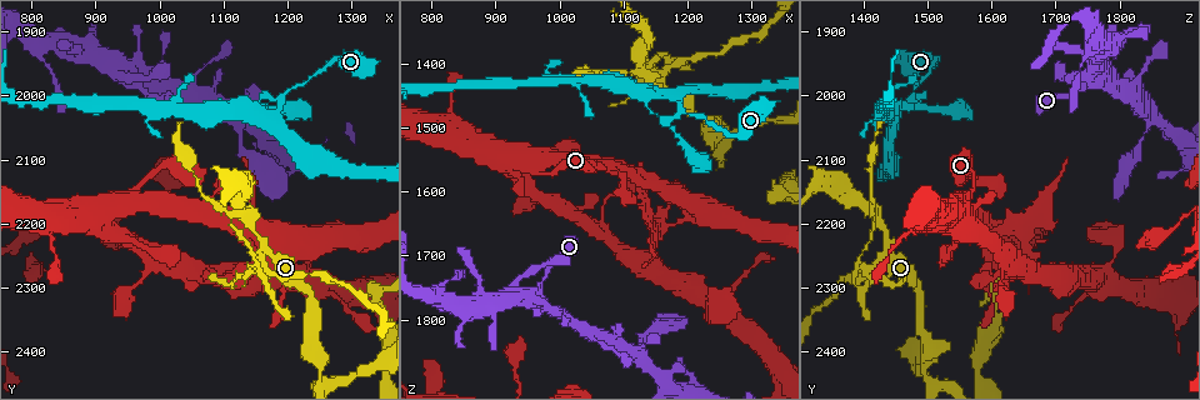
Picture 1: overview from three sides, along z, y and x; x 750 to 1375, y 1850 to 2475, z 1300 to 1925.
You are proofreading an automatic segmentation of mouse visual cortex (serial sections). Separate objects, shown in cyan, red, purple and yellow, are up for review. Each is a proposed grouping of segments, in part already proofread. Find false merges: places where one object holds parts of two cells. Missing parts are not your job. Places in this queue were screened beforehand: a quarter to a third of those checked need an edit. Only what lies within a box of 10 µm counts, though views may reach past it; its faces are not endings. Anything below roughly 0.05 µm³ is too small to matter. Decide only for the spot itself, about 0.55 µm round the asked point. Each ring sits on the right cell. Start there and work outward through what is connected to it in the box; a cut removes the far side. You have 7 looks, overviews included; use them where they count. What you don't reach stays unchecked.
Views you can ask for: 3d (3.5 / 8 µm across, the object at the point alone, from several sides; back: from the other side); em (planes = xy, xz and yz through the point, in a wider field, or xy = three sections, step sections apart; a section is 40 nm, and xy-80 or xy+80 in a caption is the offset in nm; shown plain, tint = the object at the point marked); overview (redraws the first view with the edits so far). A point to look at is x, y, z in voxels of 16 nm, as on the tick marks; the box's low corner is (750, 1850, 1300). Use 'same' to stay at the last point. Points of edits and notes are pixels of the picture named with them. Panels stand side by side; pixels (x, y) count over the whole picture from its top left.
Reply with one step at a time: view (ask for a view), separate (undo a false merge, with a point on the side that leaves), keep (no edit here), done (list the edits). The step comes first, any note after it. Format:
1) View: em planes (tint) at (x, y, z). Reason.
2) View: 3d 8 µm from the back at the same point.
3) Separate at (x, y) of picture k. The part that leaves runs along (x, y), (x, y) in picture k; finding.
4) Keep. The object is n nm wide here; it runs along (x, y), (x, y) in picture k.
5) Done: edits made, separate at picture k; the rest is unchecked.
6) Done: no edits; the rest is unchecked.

View: 3d 3.5 µm at (1060, 2015, 1430). Sudden change in width.

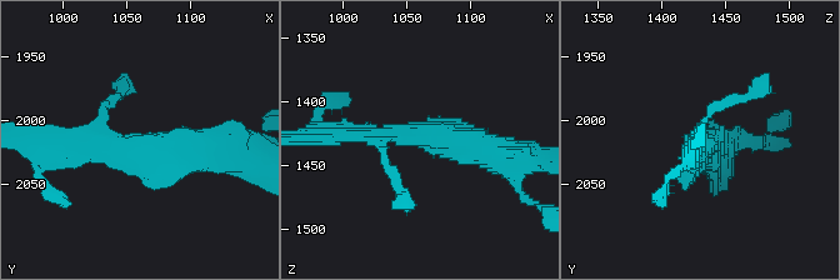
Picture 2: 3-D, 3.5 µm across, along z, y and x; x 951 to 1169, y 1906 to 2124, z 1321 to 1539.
View: em xy step 1 (plain) at (1056, 2020, 1426). Need the tissue.

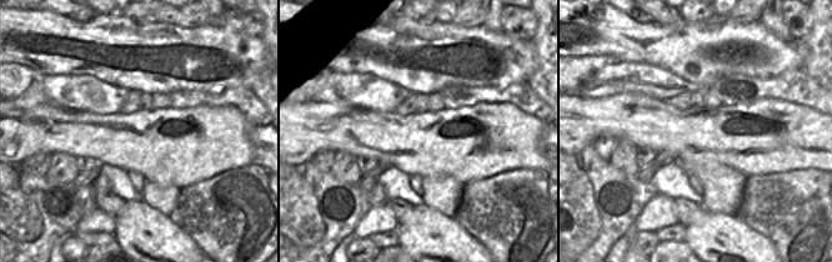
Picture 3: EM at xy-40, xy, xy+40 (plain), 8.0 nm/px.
View: em xy step 1 (tint) at the same point. Where the object lies.

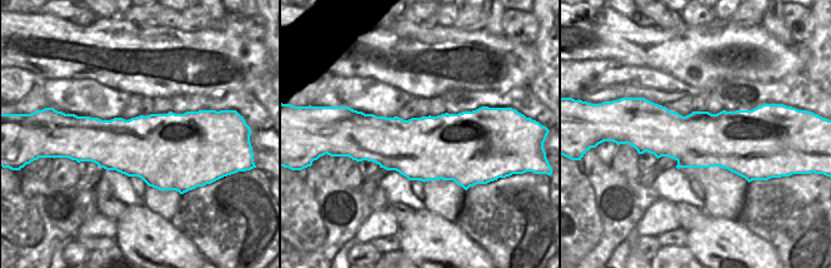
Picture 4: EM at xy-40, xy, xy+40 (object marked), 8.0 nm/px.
Keep. The object is 550 nm wide here; it runs along (501, 154), (431, 135), (328, 135) in picture 2; all the same cell.

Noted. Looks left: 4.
View: 3d 3.5 µm from the back at (1170, 2020, 1495). Sudden change in width.

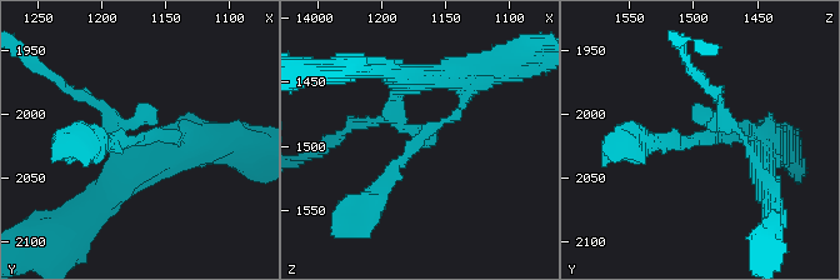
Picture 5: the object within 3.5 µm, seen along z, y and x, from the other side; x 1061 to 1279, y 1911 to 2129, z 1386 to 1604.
View: em xy step 5 (tint) at (1168, 2016, 1496). Now the EM.

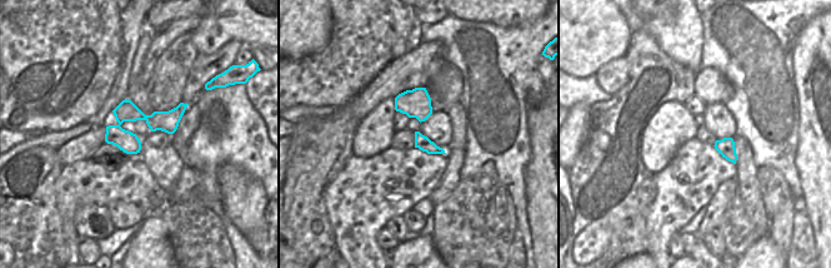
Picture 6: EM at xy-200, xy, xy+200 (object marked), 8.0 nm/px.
Keep. It runs along (183, 107), (170, 119), (126, 115), (108, 138) in picture 6; one cell here.

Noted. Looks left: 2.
View: 3d 3.5 µm at (970, 2140, 1570).

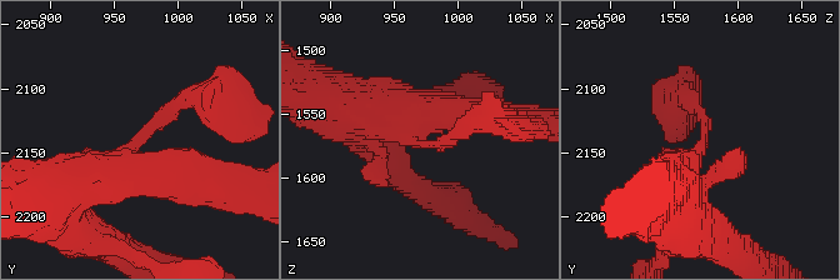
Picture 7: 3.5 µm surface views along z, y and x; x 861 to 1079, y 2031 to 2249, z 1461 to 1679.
View: em xy step 5 (tint) at (966, 2144, 1574). 3 arms meet here; the arms are 250, 500, 500 nm wide; now the EM.

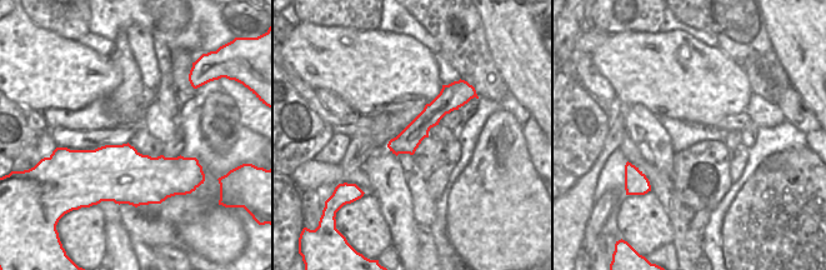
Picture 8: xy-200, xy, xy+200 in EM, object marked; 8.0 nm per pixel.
Keep. One cell here.

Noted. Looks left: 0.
Done: no edits; the rest is unchecked.

